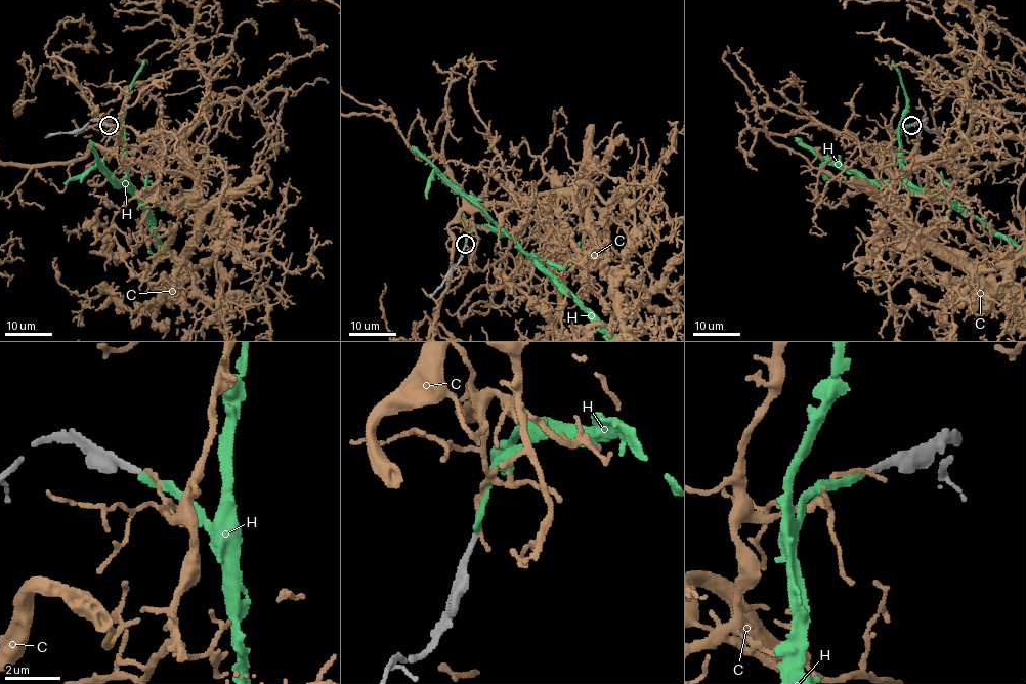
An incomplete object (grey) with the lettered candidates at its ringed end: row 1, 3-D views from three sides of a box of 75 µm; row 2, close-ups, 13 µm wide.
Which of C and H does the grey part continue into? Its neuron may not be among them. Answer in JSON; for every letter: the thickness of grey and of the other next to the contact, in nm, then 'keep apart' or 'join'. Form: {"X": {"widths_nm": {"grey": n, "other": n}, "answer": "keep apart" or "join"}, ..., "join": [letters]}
{"C": {"widths_nm": {"grey": 200, "other": 170}, "answer": "keep apart"}, "H": {"widths_nm": {"grey": 200, "other": 240}, "answer": "join"}, "join": ["H"]}

